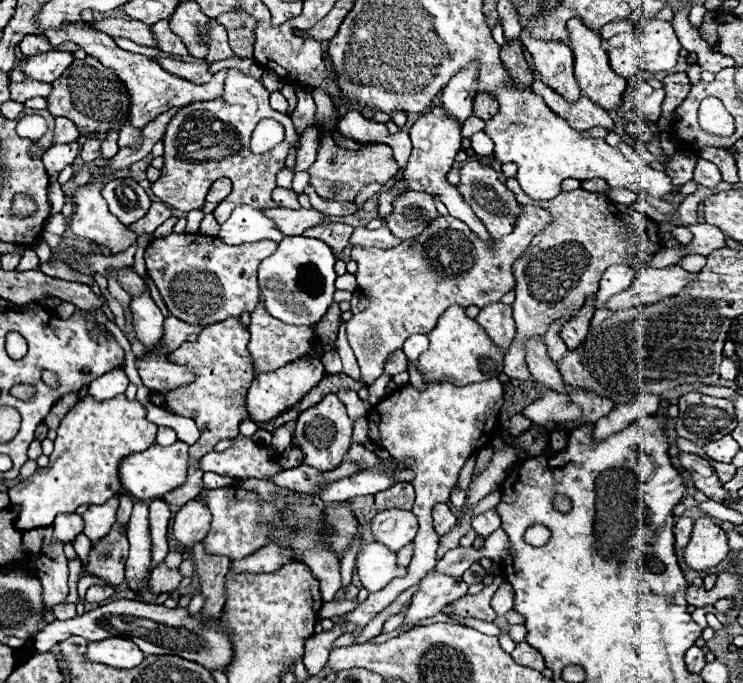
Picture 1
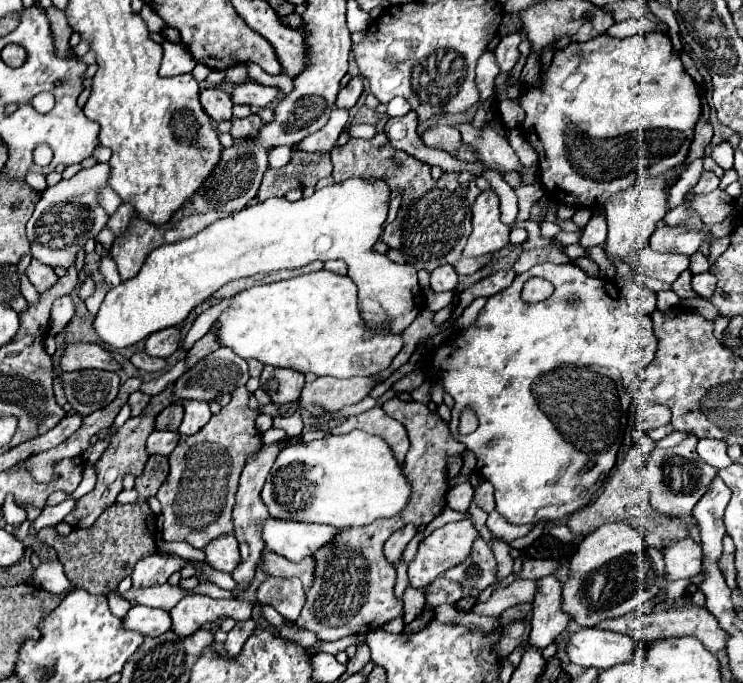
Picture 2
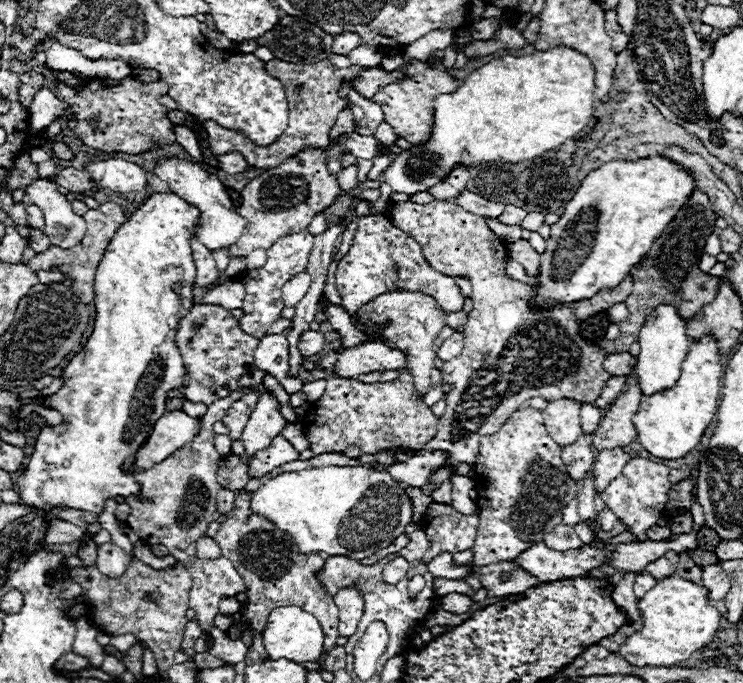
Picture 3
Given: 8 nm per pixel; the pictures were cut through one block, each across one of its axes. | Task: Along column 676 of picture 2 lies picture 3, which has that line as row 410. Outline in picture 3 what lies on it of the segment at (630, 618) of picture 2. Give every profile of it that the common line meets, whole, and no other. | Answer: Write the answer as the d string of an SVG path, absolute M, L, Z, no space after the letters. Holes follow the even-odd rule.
M634 384L614 400L614 404L606 410L604 418L600 420L598 430L590 436L594 448L624 448L638 438L638 432L632 424L632 416L638 412L642 396L644 394L640 386Z

